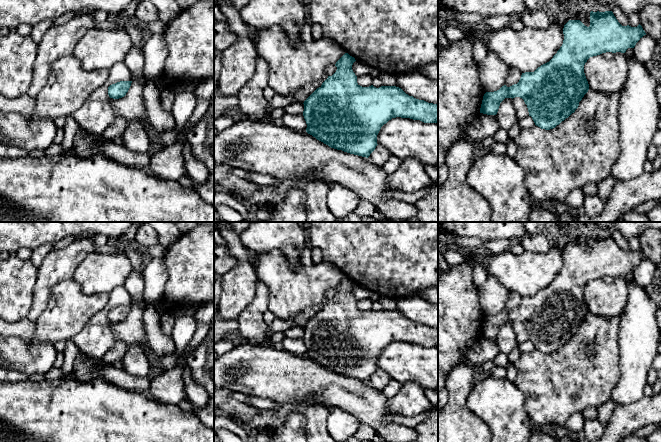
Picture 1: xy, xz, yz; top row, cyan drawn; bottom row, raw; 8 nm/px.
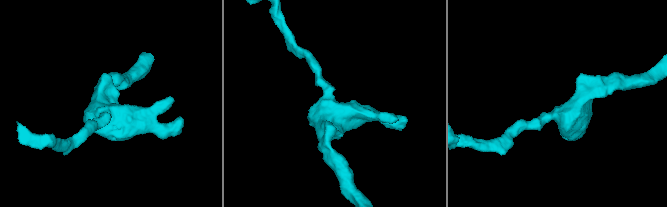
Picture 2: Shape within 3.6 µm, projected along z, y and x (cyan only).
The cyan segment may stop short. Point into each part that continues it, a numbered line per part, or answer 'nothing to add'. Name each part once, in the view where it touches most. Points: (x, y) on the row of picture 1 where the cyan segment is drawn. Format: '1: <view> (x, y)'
nothing to add

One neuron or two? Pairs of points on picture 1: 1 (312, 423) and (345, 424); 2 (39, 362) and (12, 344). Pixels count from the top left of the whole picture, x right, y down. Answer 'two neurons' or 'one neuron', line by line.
1: two neurons
2: one neuron

